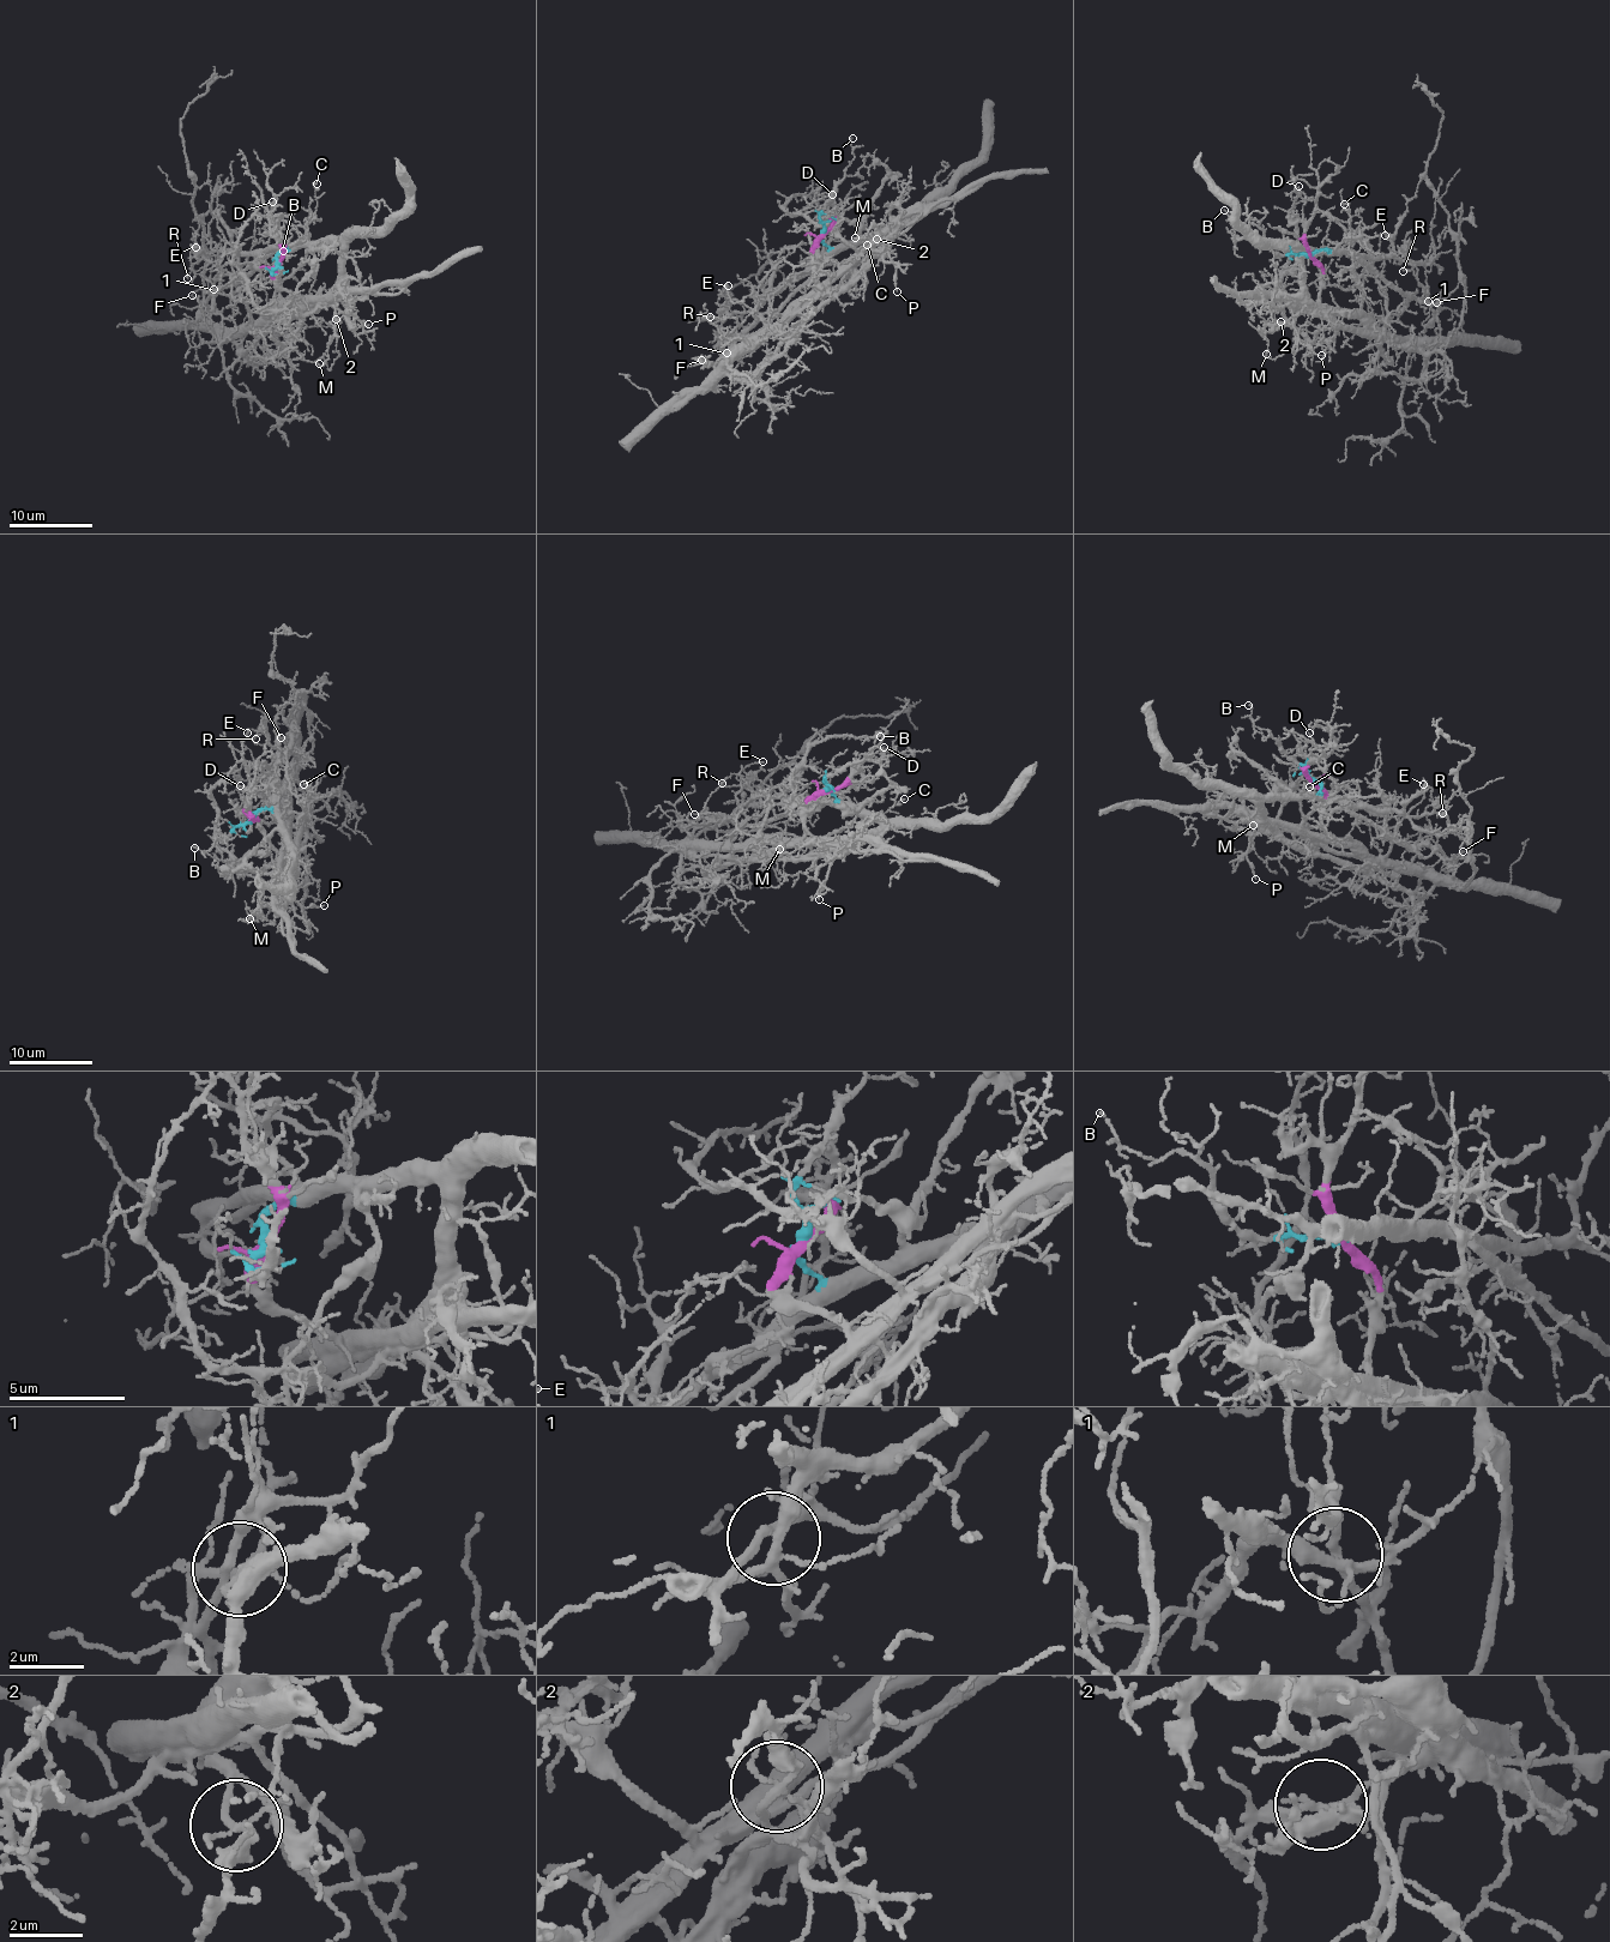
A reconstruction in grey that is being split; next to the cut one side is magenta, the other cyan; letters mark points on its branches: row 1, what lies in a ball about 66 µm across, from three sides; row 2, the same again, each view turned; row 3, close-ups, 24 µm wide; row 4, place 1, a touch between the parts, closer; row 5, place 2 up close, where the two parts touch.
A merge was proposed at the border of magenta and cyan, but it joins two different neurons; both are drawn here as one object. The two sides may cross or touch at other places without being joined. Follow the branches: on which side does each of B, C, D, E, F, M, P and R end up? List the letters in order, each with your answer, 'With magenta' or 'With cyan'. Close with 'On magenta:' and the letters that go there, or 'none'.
B: With cyan
C: With magenta
D: With magenta
E: With cyan
F: With cyan
M: With cyan
P: With magenta
R: With cyan
On magenta: C, D, P

